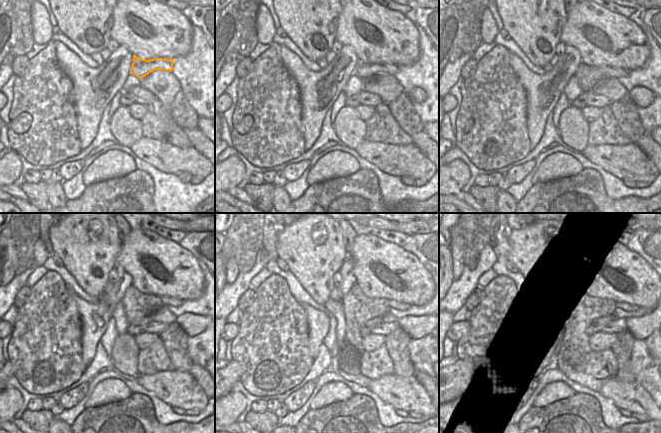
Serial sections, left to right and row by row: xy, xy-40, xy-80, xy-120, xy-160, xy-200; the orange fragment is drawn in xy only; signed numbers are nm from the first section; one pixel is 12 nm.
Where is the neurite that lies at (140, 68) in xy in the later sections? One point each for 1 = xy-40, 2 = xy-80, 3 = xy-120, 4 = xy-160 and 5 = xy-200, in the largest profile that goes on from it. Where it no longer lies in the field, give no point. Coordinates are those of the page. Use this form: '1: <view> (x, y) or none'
1: xy-40 (363, 70)
2: xy-80 (614, 72)
3: xy-120 (168, 301)
4: xy-160 (401, 306)
5: xy-200 (627, 307)

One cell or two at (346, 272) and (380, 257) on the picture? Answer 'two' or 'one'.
two

